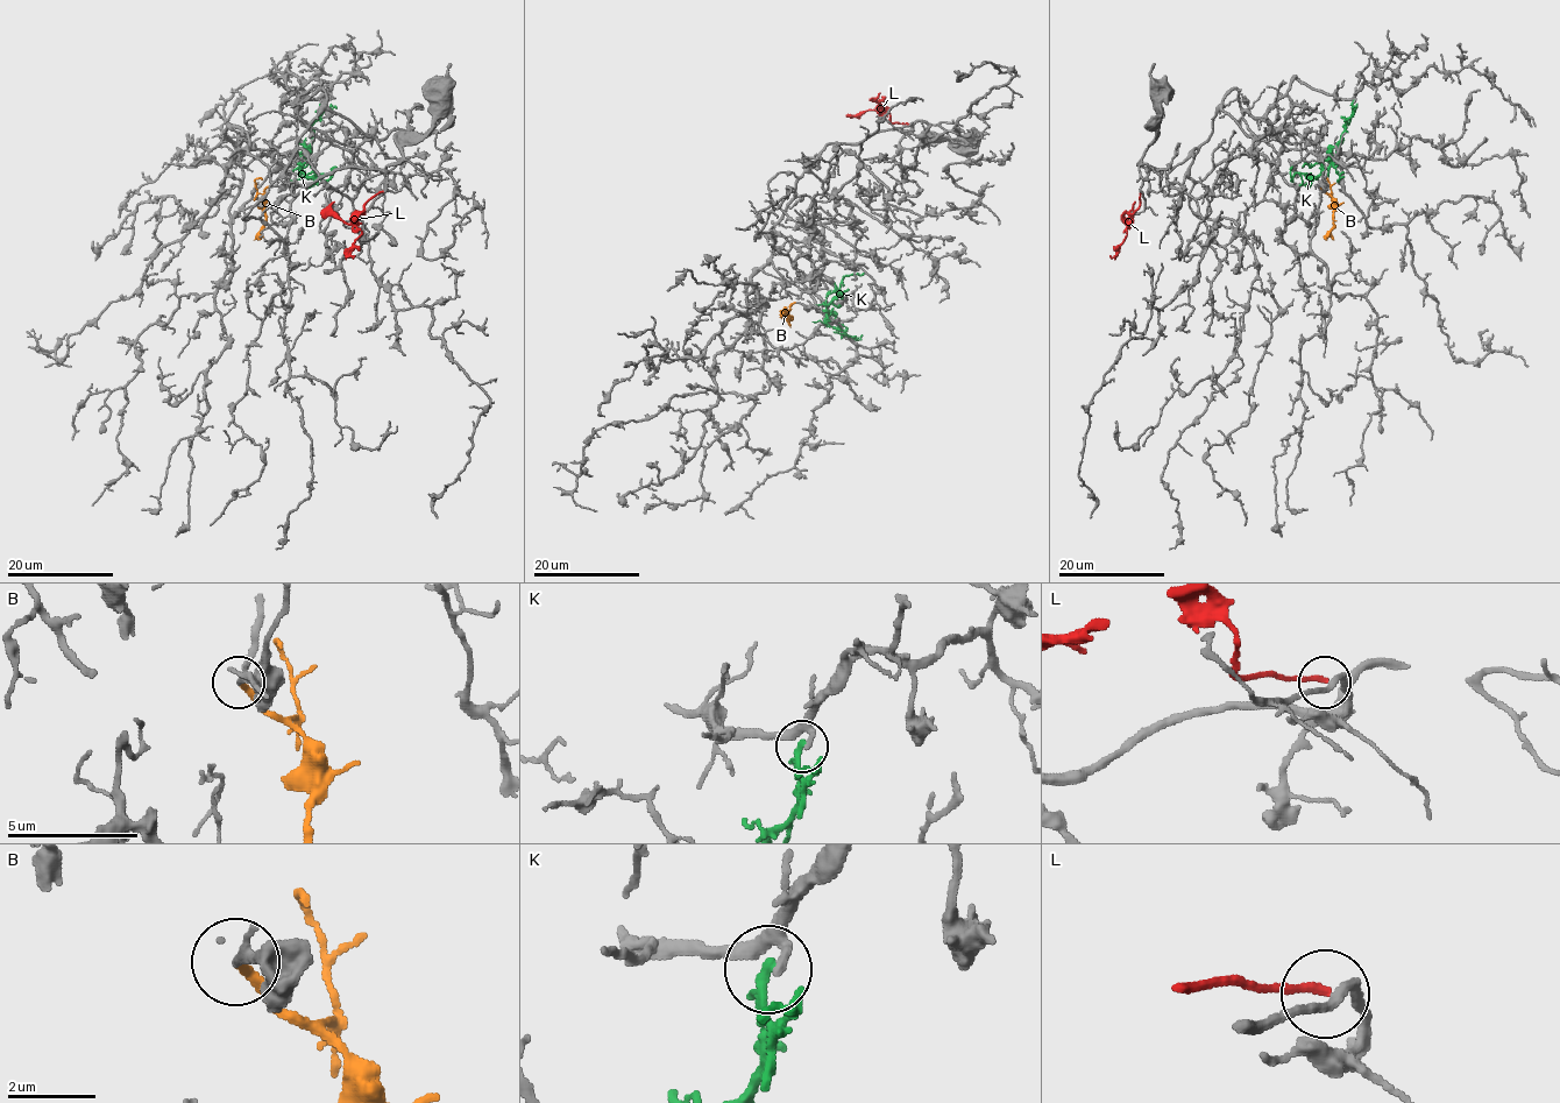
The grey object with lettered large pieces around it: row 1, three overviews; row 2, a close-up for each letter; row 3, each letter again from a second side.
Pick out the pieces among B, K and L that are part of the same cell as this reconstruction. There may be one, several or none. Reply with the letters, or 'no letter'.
B

